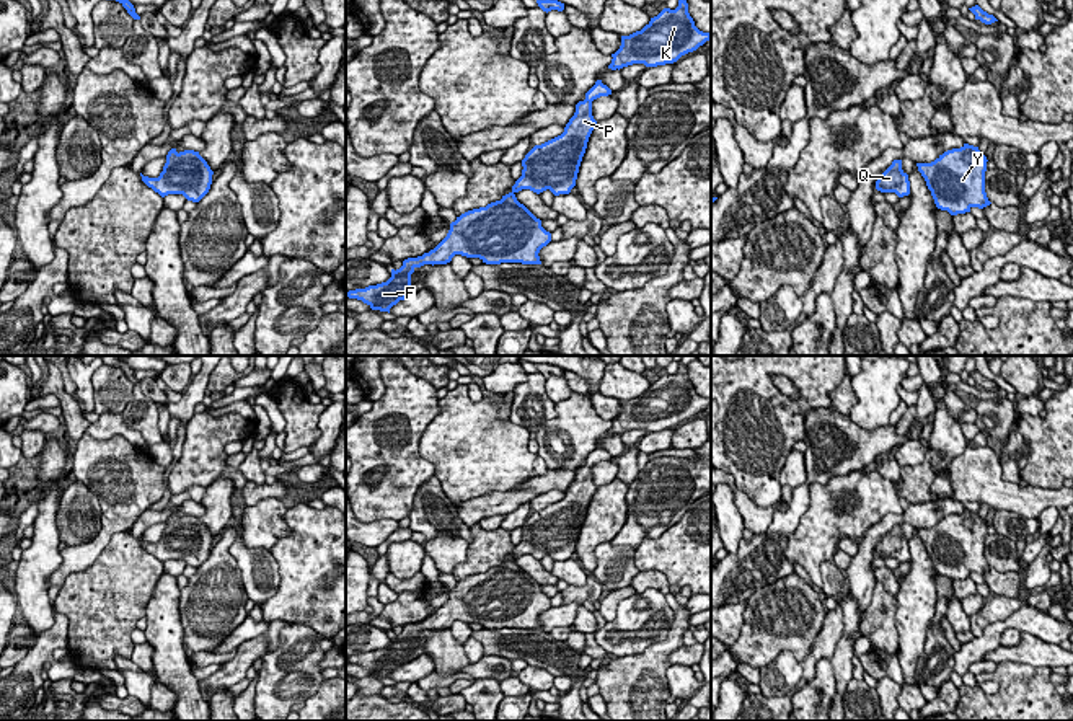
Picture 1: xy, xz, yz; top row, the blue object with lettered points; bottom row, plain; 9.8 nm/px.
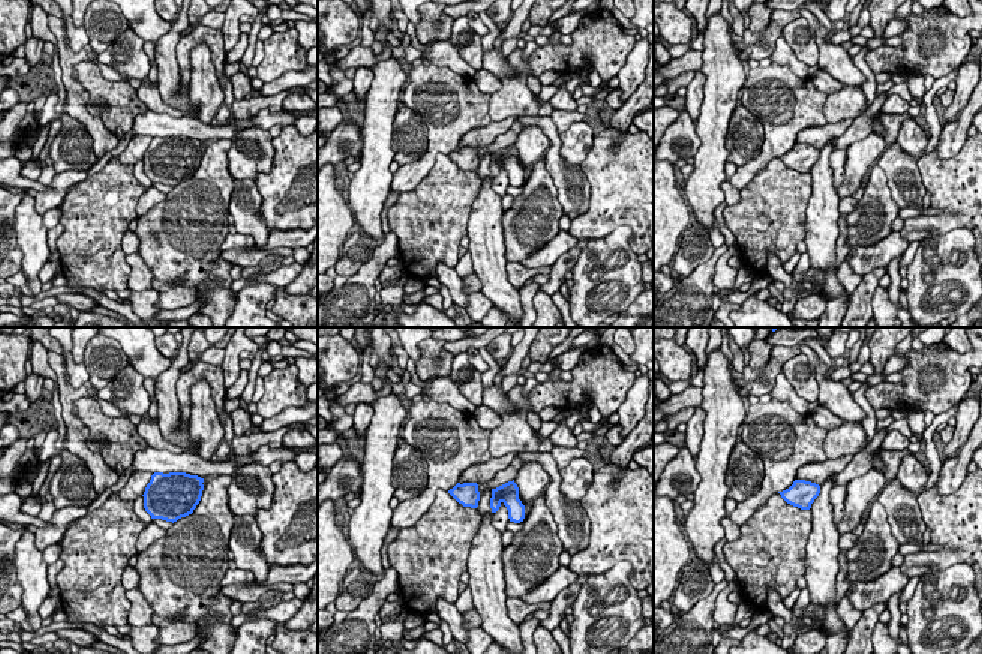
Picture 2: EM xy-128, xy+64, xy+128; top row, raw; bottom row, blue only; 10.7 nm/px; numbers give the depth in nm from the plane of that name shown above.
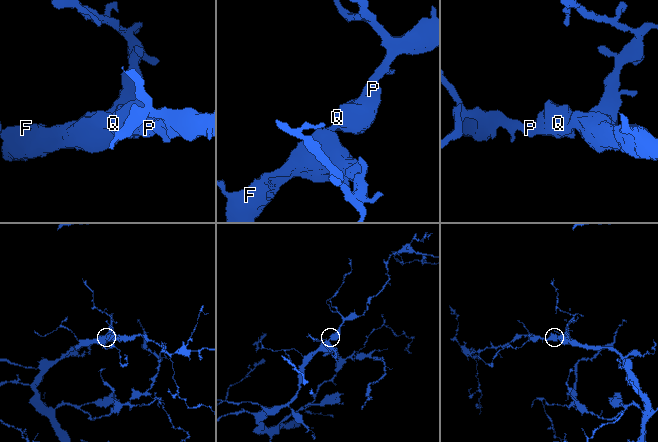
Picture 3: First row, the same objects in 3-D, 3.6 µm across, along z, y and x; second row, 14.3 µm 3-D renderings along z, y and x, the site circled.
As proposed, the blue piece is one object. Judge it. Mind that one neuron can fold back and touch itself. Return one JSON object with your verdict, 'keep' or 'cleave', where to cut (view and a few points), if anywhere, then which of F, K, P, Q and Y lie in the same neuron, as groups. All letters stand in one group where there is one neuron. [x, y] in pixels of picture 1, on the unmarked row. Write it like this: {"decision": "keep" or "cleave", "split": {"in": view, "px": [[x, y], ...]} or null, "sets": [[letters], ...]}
{"decision": "keep", "split": null, "sets": [["F", "K", "P", "Q", "Y"]]}

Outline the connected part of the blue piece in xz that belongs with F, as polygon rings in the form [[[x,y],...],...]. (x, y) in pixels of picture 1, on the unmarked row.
[[[597,445],[585,458],[585,465],[576,470],[576,478],[564,498],[535,511],[525,520],[522,542],[509,560],[486,573],[461,579],[450,589],[447,602],[434,615],[404,625],[400,635],[391,635],[386,648],[349,656],[347,662],[362,666],[372,675],[390,679],[393,670],[411,661],[411,639],[416,633],[447,630],[455,620],[479,623],[486,630],[541,630],[538,618],[551,607],[551,599],[517,566],[515,560],[522,555],[536,560],[550,555],[554,561],[571,558],[589,502],[597,489],[592,481],[592,467],[608,460],[612,455]]]

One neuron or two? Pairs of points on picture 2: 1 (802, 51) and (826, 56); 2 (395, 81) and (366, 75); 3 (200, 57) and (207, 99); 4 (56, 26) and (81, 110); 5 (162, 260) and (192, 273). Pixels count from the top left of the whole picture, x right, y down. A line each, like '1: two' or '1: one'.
1: two
2: two
3: one
4: one
5: one

